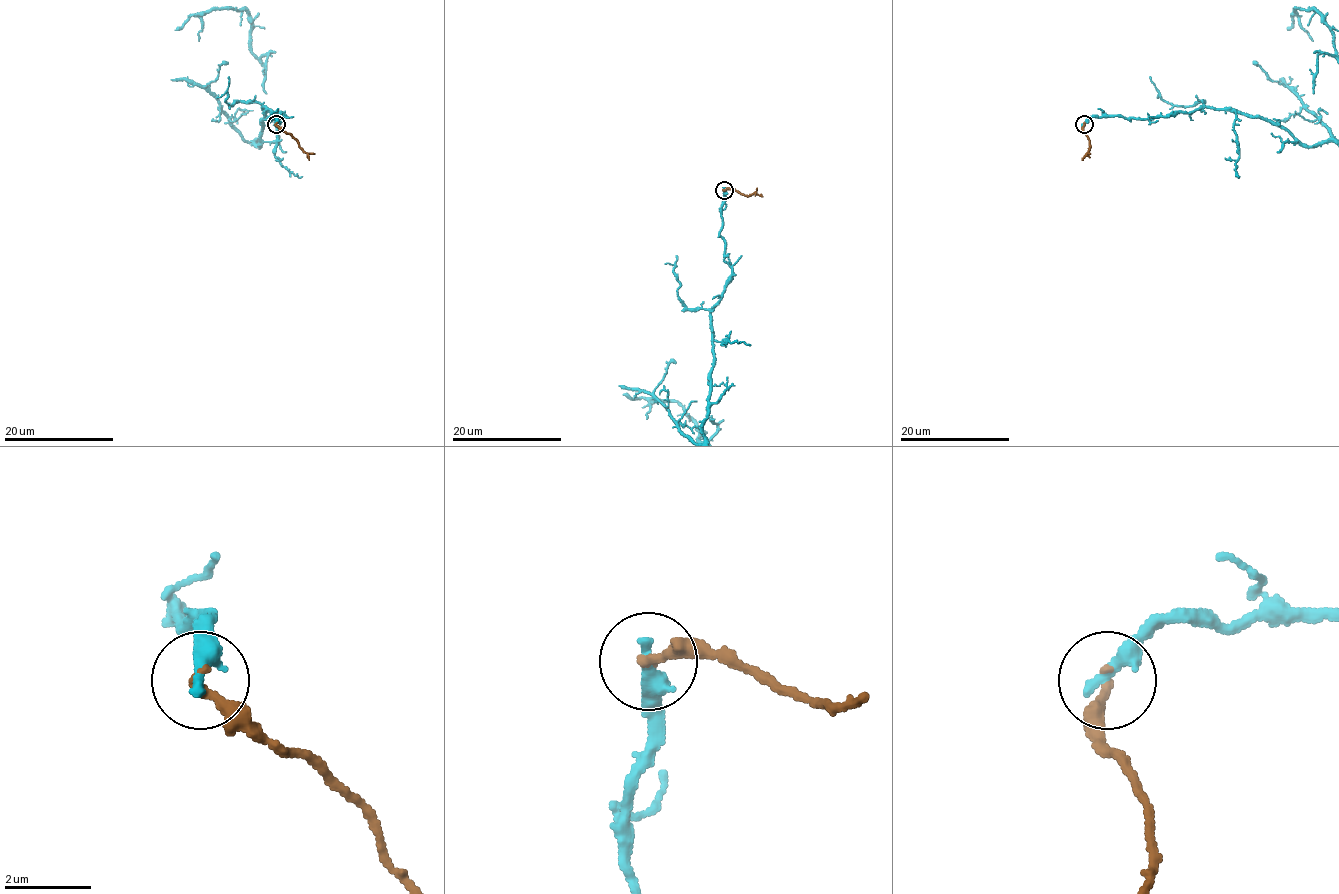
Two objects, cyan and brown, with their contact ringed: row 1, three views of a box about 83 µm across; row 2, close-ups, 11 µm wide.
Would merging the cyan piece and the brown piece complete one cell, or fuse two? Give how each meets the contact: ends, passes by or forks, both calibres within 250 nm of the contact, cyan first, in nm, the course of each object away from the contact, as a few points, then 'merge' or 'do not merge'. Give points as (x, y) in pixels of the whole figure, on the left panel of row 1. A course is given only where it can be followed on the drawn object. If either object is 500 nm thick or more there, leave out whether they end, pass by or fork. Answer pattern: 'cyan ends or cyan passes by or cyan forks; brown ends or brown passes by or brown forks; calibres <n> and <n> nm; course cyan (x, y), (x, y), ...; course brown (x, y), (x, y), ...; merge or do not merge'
cyan ends; brown ends; calibres 400 and 240 nm; course brown (275, 124), (299, 145), (308, 160); do not merge

